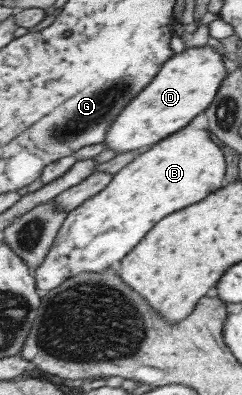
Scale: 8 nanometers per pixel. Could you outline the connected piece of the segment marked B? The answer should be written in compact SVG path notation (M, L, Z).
M190 125L144 149L144 153L116 173L106 190L68 214L47 259L35 270L37 287L49 292L71 276L84 272L100 274L117 266L162 217L203 201L206 195L220 189L224 163L222 151L212 142L208 131Z

